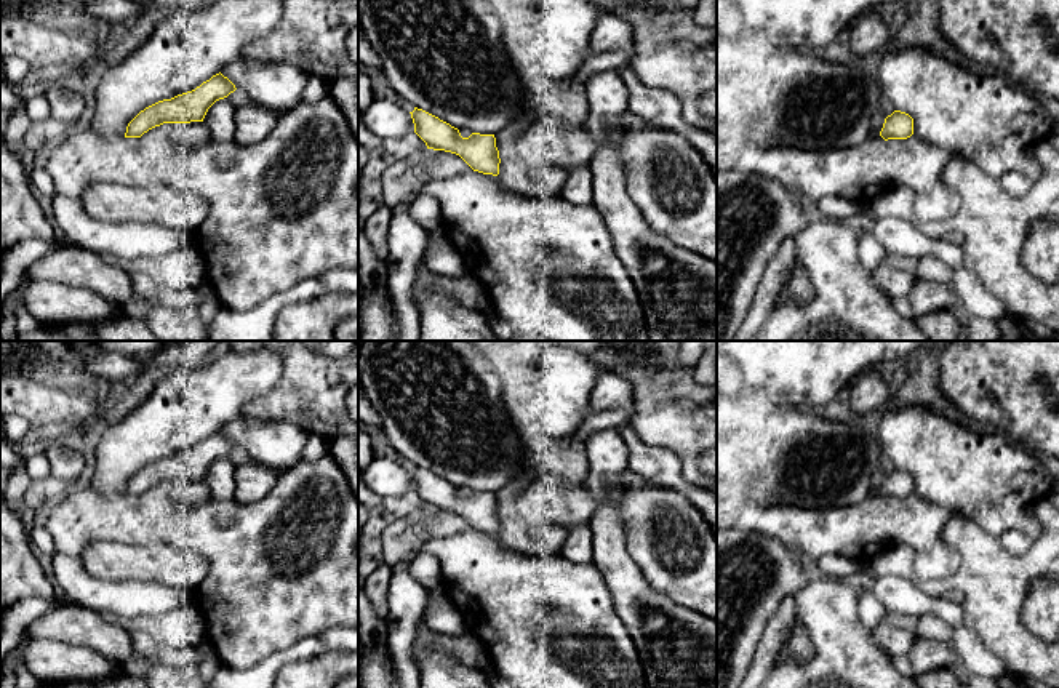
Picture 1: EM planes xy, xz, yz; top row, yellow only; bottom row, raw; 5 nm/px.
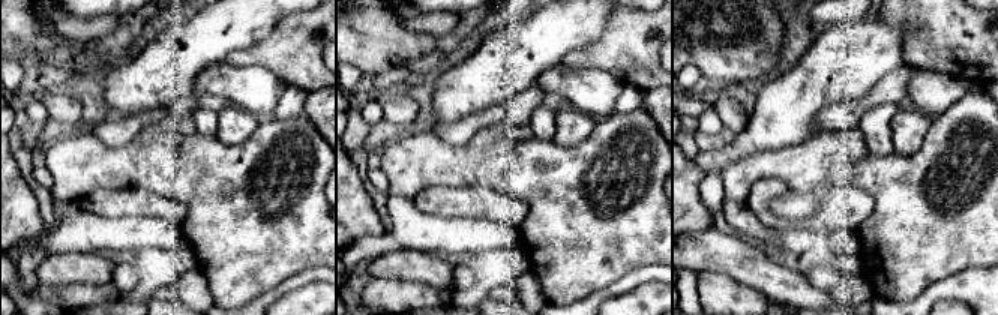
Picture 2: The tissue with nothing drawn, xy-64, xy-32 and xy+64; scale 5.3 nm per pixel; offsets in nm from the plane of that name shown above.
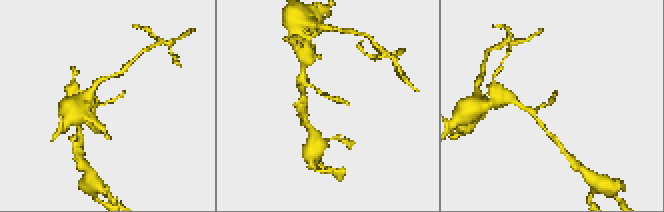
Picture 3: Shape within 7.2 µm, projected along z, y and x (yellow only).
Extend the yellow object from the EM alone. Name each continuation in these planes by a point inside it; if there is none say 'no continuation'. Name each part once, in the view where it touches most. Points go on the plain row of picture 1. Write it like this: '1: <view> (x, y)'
no continuation

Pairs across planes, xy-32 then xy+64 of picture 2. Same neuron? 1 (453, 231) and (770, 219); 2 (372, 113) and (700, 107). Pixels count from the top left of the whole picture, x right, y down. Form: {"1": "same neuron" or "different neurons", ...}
{"1": "different neurons", "2": "different neurons"}

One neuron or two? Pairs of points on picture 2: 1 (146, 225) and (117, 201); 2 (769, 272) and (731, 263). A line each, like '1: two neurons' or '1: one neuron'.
1: two neurons
2: one neuron

